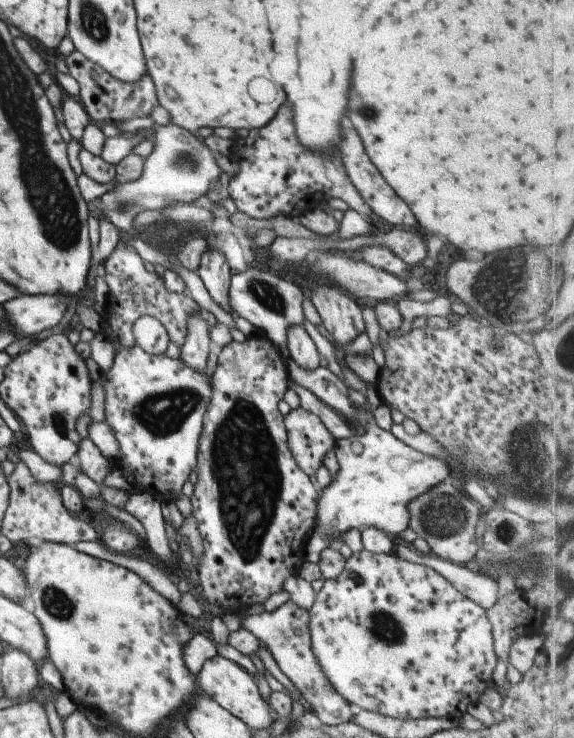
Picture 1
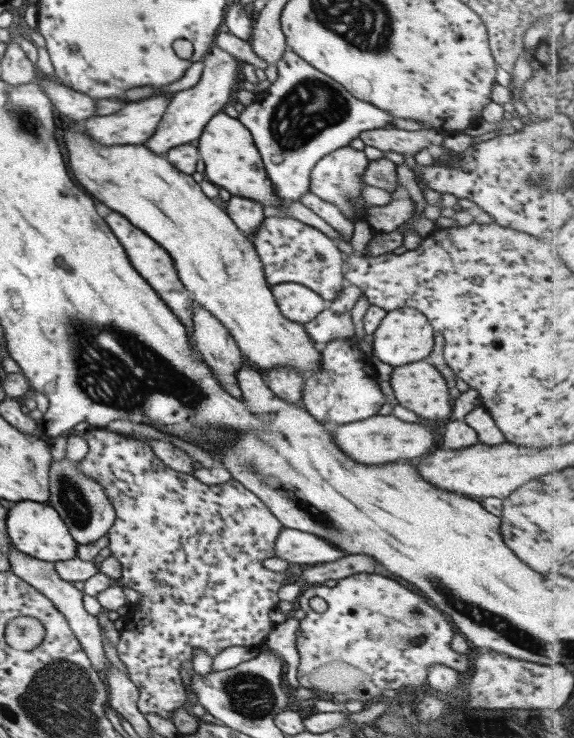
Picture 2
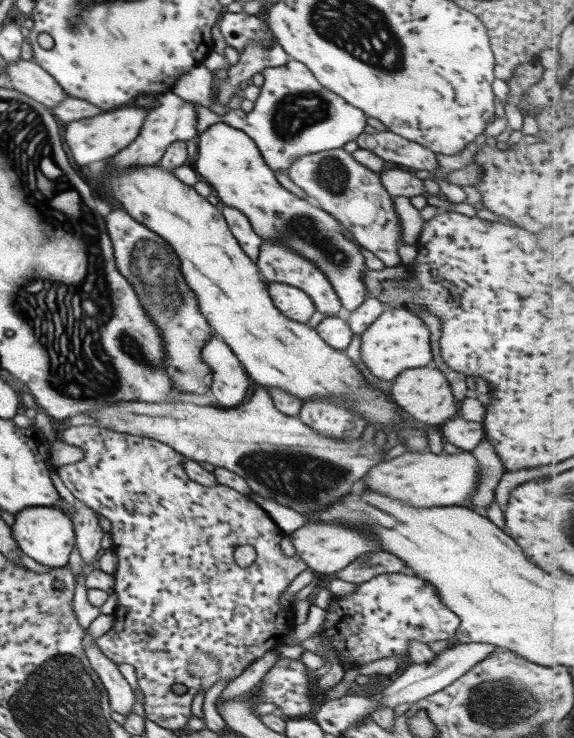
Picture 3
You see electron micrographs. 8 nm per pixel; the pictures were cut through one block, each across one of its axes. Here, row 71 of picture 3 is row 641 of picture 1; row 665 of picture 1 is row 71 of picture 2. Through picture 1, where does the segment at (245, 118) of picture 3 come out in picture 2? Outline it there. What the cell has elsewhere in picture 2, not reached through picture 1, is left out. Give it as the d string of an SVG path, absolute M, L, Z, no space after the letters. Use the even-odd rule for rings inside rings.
M287 50L276 66L277 77L267 91L258 95L252 107L239 112L236 120L249 130L275 195L279 201L289 203L309 192L309 175L317 160L347 146L363 130L391 124L392 117L360 102L293 52Z

